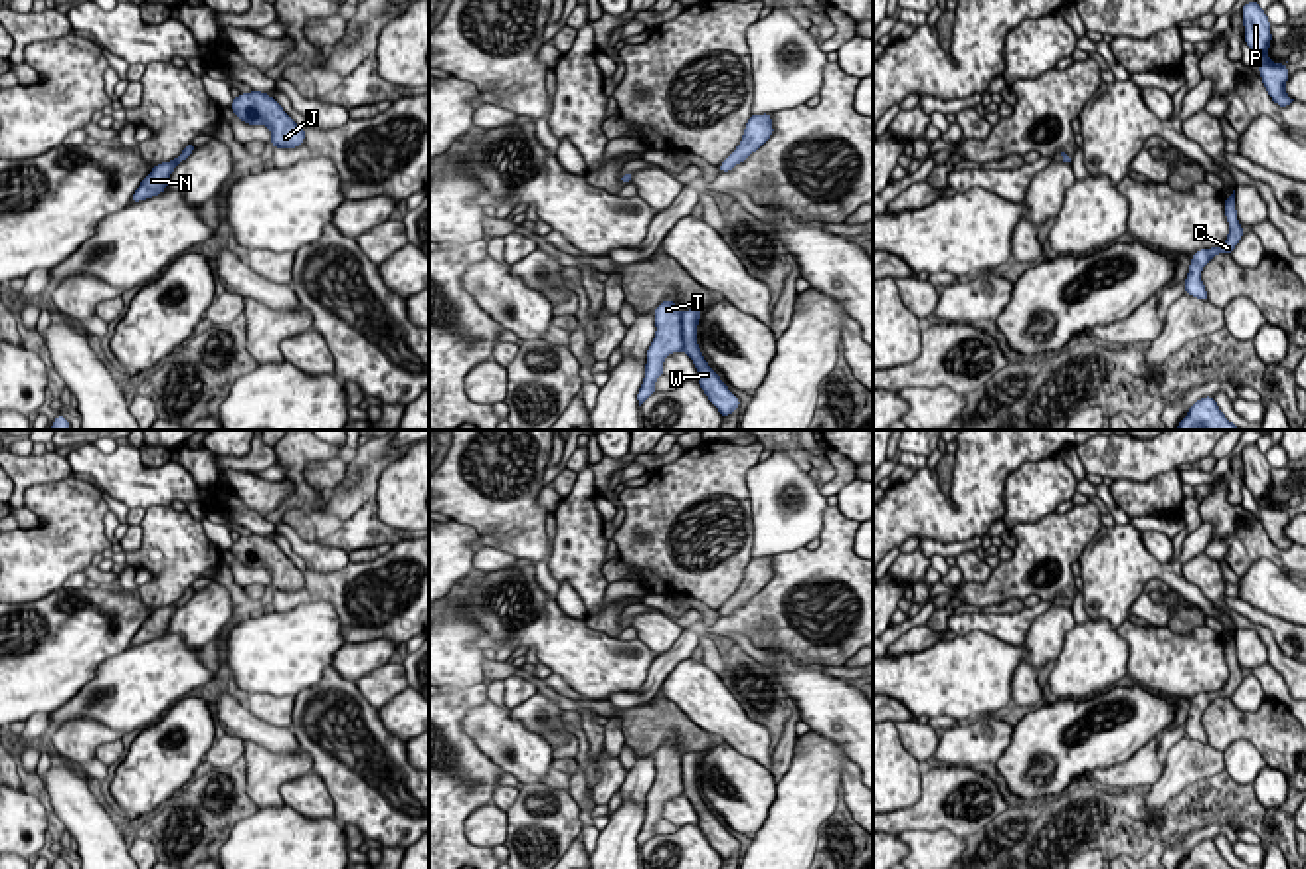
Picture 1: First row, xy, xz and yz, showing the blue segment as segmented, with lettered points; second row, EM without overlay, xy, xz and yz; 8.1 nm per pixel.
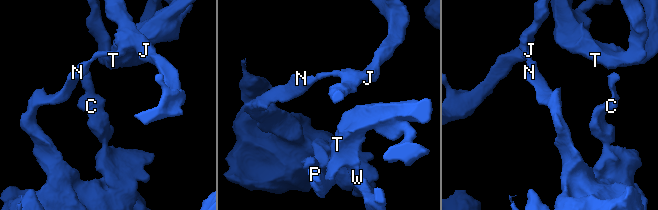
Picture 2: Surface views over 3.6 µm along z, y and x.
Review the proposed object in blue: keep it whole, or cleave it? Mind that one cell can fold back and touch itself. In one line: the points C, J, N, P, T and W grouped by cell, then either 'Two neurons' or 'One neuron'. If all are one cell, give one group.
Groups: C J N P T W. One neuron

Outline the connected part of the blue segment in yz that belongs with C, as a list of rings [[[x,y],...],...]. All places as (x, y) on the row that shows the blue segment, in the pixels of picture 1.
[[[1235,190],[1229,198],[1225,198],[1225,218],[1229,222],[1229,234],[1223,245],[1219,247],[1211,247],[1211,249],[1199,249],[1193,253],[1191,257],[1191,265],[1189,265],[1189,273],[1185,277],[1185,293],[1201,299],[1201,301],[1209,301],[1207,299],[1207,291],[1205,285],[1201,281],[1201,271],[1203,267],[1219,253],[1231,255],[1231,251],[1235,249],[1235,245],[1239,243],[1239,240],[1243,238],[1243,228],[1237,220],[1237,210],[1235,210]]]

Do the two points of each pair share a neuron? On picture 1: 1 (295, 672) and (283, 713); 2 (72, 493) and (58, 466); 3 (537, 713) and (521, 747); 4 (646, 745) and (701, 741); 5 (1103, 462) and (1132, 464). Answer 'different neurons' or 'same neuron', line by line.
1: different neurons
2: different neurons
3: different neurons
4: same neuron
5: same neuron

